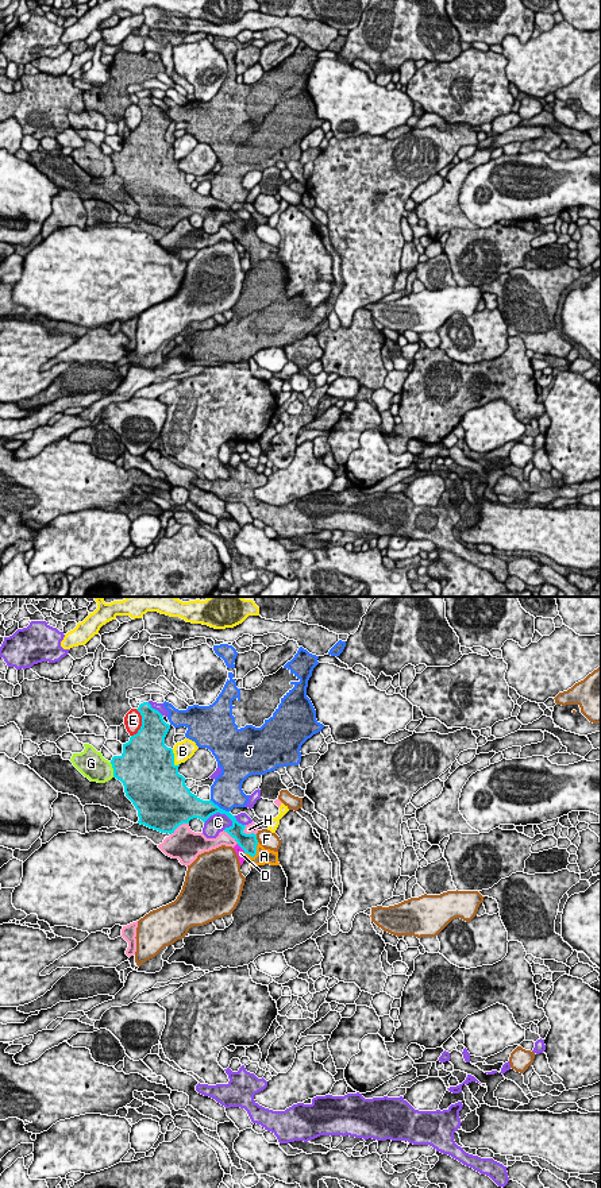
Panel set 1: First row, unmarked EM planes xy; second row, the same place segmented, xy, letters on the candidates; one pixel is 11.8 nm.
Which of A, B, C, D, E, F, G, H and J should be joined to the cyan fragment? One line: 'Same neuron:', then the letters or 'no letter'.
Same neuron: A

